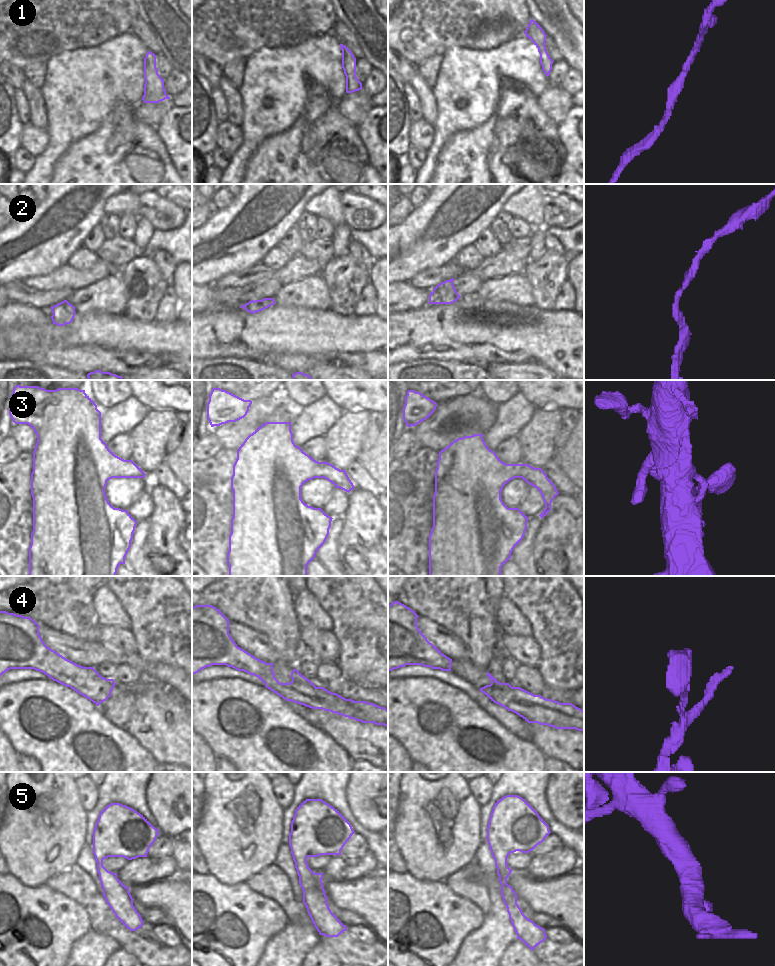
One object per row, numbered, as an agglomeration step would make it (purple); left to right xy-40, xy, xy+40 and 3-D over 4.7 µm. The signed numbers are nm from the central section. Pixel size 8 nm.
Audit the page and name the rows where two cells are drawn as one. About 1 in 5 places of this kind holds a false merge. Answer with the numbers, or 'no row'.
1

